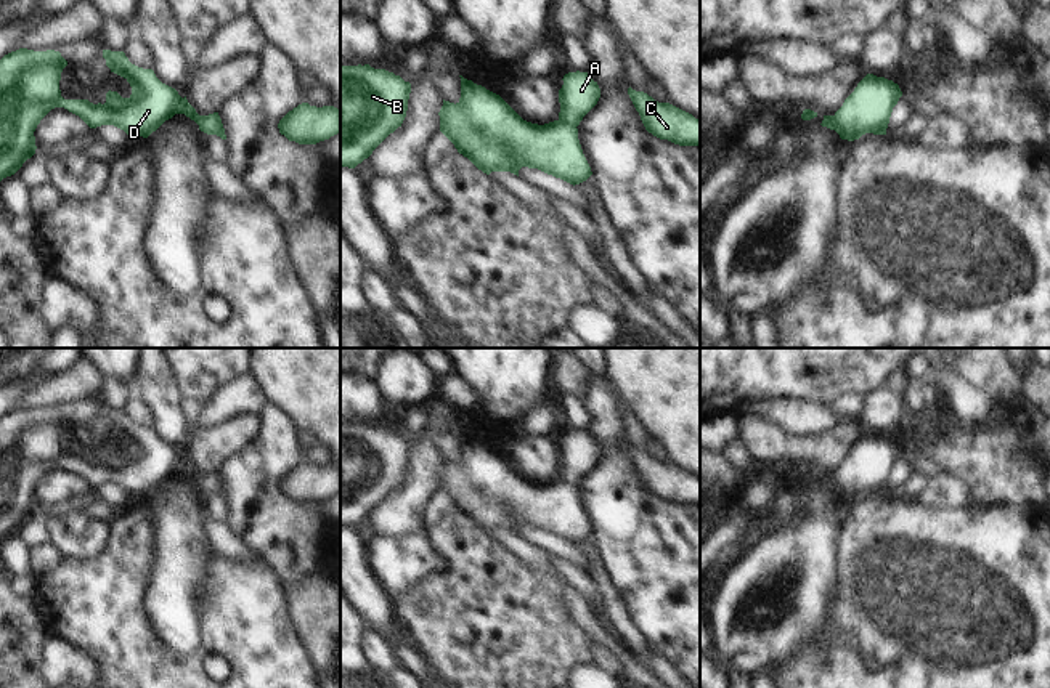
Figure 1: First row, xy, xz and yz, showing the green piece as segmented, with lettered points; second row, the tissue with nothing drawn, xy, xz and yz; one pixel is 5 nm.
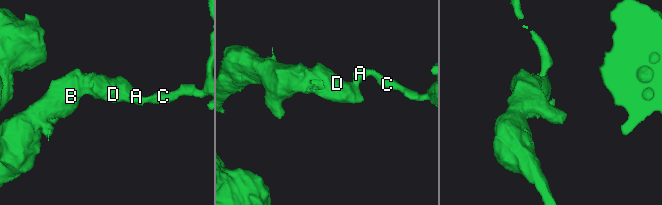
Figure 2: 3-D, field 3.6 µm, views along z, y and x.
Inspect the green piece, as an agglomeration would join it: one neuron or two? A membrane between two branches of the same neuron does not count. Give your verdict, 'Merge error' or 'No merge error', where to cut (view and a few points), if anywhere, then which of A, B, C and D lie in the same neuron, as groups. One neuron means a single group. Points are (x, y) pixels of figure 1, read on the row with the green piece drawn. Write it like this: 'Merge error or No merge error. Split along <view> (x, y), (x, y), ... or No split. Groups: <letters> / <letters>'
No merge error. No split. Groups: A B C D

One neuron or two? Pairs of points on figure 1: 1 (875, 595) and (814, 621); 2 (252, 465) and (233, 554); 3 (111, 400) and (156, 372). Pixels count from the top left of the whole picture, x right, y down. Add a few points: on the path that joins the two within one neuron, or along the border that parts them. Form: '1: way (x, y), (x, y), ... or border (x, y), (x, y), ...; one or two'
1: border (838, 578), (830, 623), (806, 643); two
2: border (225, 523), (264, 562); two
3: border (129, 387), (132, 393); two

